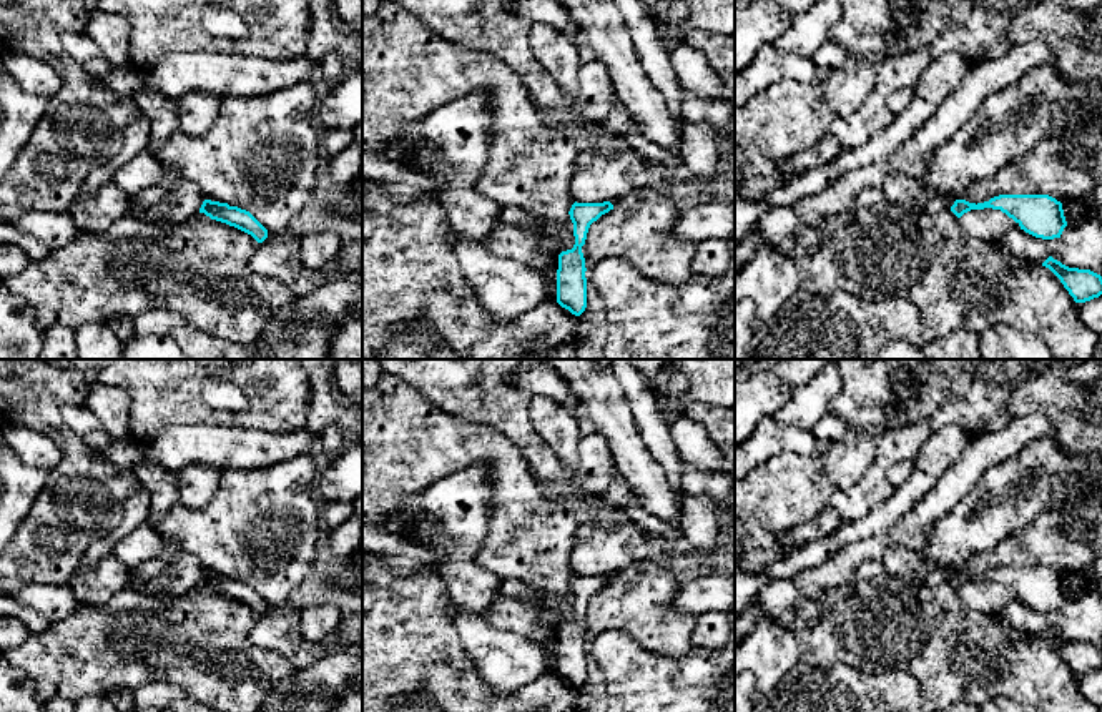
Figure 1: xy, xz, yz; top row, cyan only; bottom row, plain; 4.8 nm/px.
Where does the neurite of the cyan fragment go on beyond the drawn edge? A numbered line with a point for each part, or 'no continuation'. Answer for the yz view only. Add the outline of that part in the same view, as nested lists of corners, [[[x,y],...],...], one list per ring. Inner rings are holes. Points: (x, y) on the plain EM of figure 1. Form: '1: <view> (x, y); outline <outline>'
no continuation

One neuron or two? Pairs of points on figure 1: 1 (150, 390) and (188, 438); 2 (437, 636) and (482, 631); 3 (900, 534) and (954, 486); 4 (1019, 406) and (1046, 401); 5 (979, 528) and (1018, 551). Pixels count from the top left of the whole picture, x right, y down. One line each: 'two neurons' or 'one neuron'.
1: two neurons
2: two neurons
3: one neuron
4: one neuron
5: two neurons

